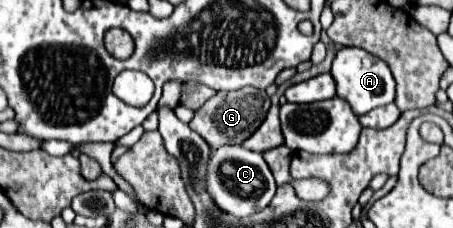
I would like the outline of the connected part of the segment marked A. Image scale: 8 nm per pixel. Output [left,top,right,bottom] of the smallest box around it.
[331,47,395,115]

